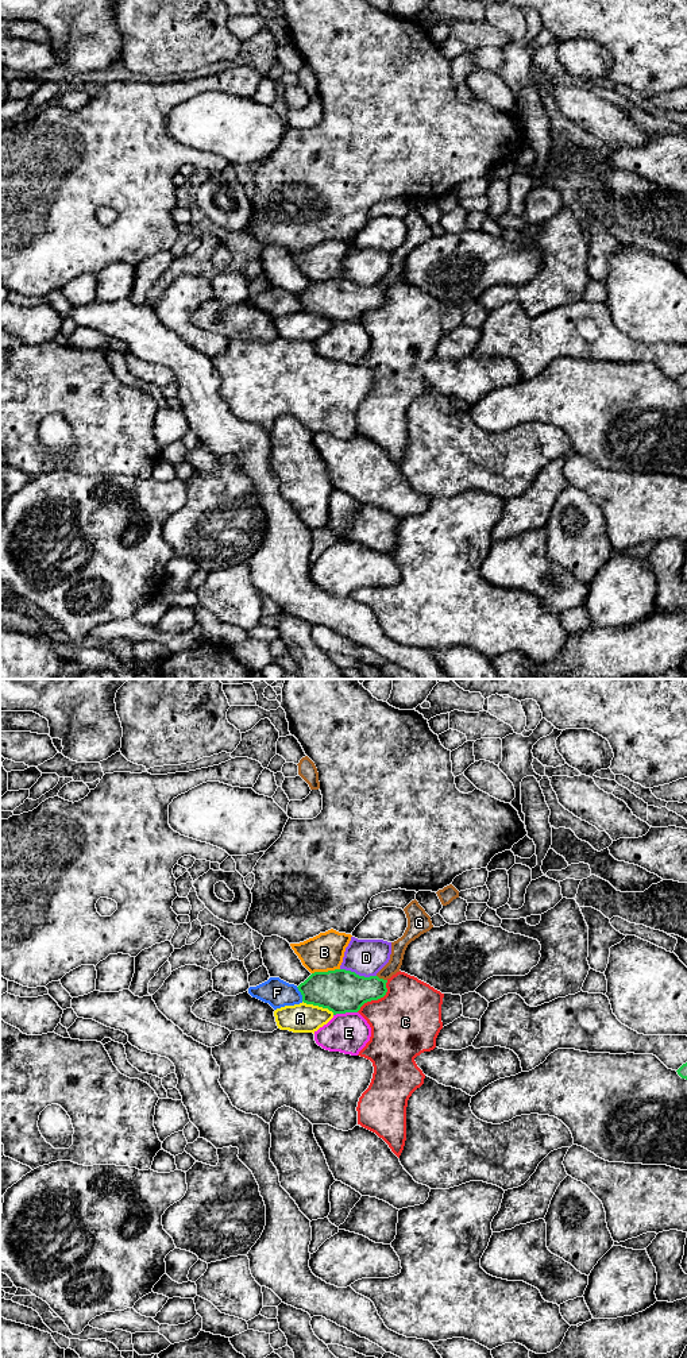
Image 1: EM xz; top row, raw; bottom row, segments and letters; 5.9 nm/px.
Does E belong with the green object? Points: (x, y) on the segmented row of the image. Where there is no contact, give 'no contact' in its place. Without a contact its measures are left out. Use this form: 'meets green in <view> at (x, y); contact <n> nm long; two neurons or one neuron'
meets green in xz at (344, 1013); contact 150 nm long; two neurons

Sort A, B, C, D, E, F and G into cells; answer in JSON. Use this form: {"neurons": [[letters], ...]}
{"neurons": [["A"], ["B"], ["C"], ["D"], ["E"], ["F"], ["G"]]}

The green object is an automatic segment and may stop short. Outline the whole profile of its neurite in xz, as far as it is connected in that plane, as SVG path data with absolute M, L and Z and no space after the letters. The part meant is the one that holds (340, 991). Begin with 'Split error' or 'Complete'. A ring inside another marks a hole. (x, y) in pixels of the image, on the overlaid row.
Complete. M346 969L314 972L297 988L306 1004L328 1008L336 1014L358 1012L371 1000L383 998L387 980L359 976Z

